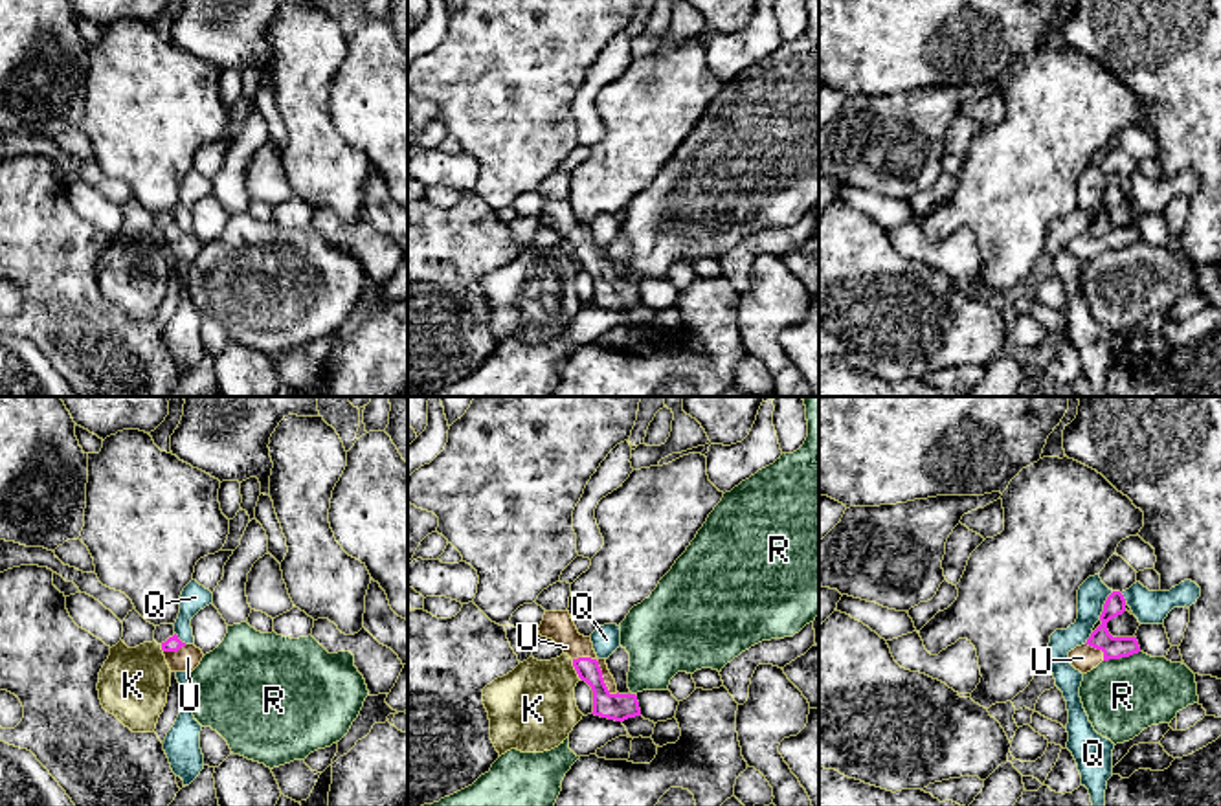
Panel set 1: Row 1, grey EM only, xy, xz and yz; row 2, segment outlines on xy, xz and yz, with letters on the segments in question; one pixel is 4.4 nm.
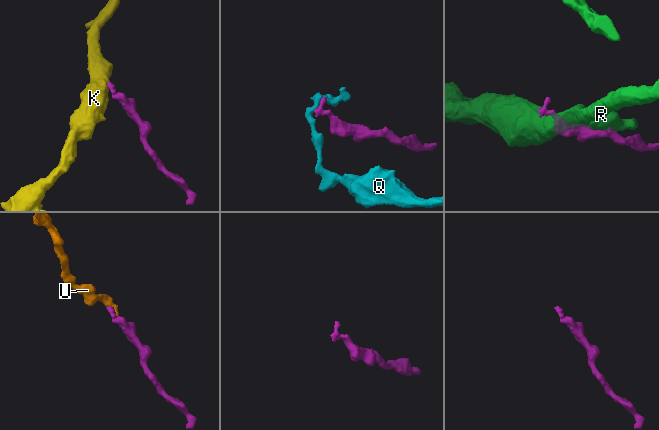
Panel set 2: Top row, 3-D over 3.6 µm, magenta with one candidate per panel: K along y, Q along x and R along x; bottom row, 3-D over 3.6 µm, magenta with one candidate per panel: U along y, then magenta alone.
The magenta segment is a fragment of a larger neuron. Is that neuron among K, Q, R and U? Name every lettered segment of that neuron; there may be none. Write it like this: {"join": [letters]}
{"join": ["U"]}

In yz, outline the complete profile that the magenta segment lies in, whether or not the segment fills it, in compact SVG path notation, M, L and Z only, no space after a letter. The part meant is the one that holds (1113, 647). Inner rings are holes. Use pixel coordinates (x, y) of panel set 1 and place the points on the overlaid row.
M1113 591L1100 615L1102 624L1091 633L1085 644L1069 652L1069 663L1081 674L1091 672L1102 661L1129 657L1140 652L1137 637L1113 637L1107 622L1126 611L1126 599L1120 591Z

